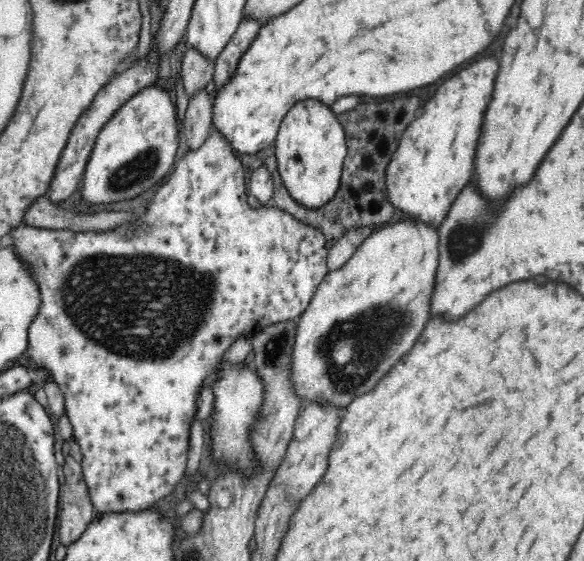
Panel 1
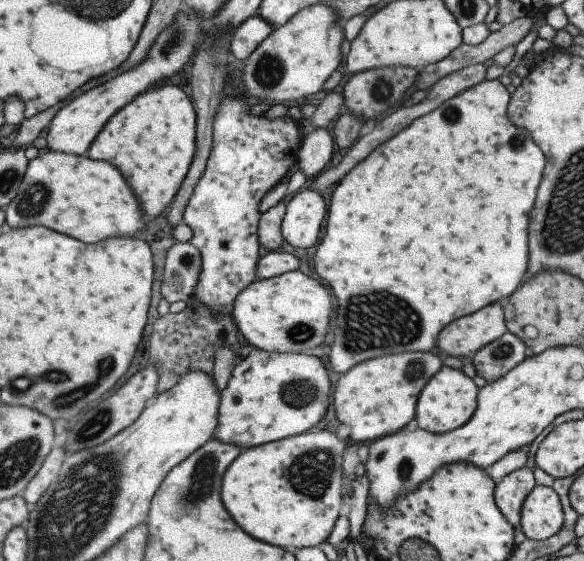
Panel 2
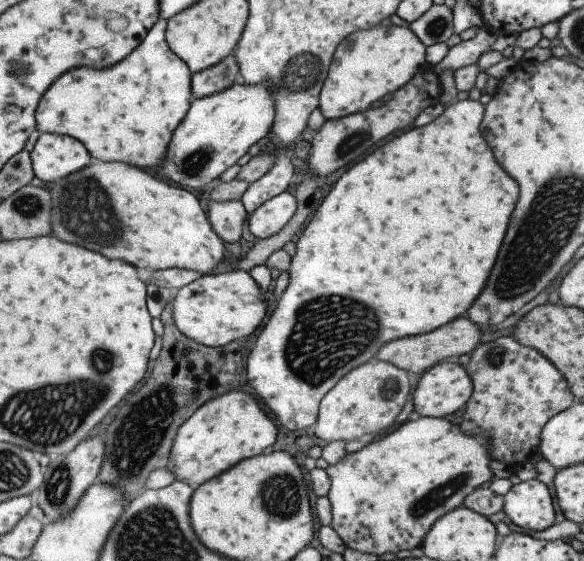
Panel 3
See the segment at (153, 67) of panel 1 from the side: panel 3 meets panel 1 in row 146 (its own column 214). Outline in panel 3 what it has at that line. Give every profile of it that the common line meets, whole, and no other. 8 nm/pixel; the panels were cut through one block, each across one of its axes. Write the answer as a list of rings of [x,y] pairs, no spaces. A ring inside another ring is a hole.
[[[231,52],[216,65],[191,74],[190,91],[193,98],[206,97],[225,90],[233,84],[237,71],[238,64],[234,59],[234,53]]]

